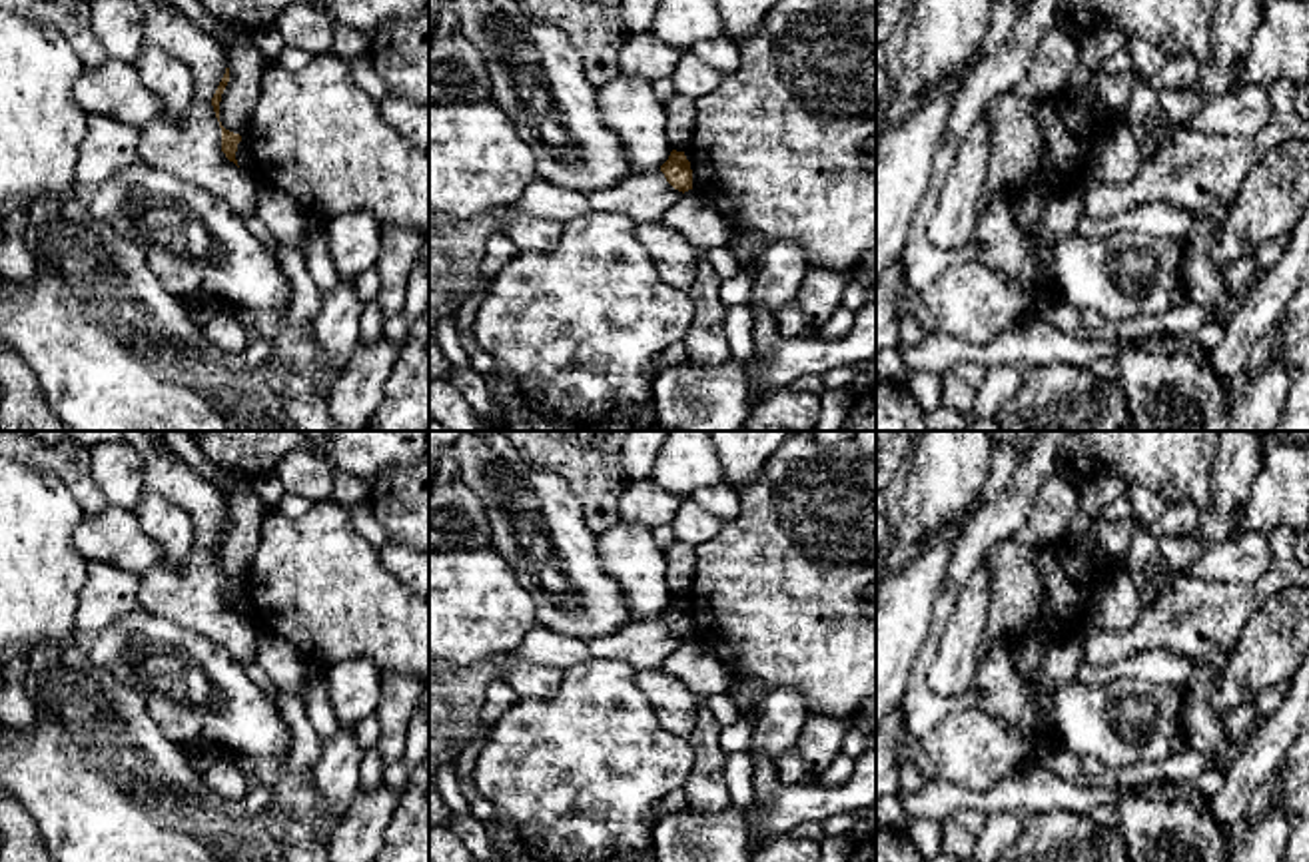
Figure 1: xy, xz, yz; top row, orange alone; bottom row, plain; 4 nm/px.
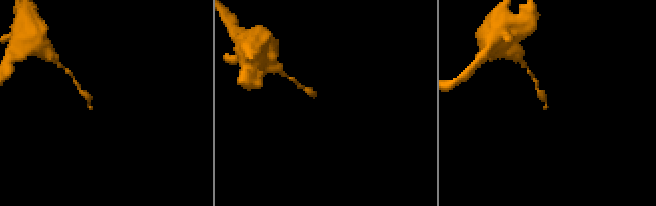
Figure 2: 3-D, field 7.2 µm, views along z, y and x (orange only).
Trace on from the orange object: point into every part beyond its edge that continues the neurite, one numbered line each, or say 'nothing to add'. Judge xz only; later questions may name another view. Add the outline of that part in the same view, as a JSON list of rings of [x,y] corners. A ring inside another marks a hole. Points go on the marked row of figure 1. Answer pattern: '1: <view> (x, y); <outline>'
nothing to add

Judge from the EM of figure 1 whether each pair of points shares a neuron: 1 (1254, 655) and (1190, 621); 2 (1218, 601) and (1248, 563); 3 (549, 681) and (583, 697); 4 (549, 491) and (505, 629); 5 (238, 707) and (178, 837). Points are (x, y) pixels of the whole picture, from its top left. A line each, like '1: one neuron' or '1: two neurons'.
1: two neurons
2: two neurons
3: two neurons
4: two neurons
5: two neurons

